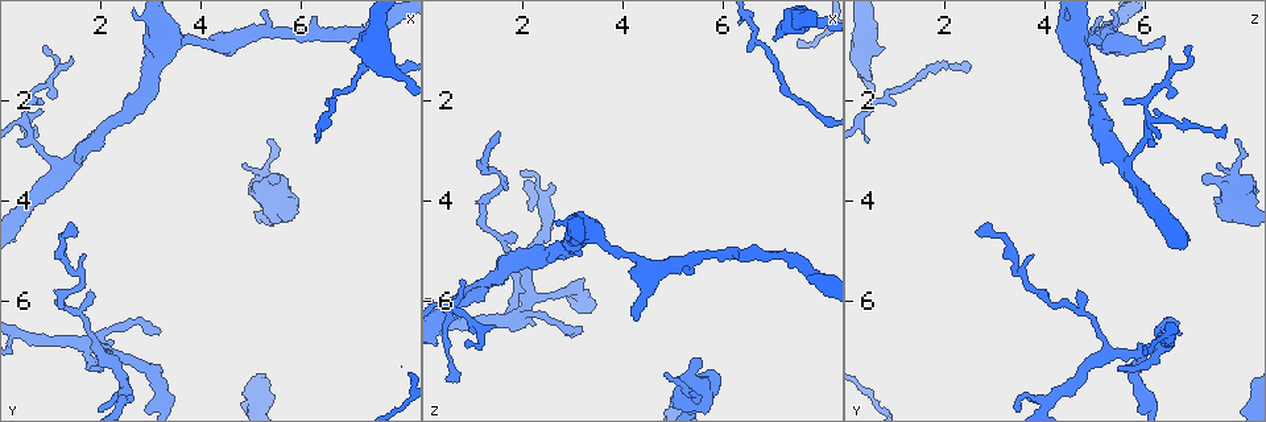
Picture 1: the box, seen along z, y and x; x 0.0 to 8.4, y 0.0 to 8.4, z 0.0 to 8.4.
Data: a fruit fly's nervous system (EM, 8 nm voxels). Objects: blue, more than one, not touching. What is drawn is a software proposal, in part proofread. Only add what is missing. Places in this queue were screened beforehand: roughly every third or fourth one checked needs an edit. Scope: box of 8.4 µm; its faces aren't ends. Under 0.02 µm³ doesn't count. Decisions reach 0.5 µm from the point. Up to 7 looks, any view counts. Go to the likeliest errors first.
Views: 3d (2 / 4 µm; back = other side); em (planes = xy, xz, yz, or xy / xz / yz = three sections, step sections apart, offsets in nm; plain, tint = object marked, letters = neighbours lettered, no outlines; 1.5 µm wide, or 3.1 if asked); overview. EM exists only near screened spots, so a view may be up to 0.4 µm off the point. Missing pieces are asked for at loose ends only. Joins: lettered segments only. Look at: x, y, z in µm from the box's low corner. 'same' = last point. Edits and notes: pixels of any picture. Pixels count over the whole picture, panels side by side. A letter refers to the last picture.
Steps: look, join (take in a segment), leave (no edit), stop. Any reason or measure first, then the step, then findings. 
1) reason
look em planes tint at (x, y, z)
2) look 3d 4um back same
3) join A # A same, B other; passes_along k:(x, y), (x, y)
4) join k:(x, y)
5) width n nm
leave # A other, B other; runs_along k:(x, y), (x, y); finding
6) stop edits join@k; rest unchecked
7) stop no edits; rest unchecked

branch stops here
look 3d 4um at (6.95, 0.95, 0.85)

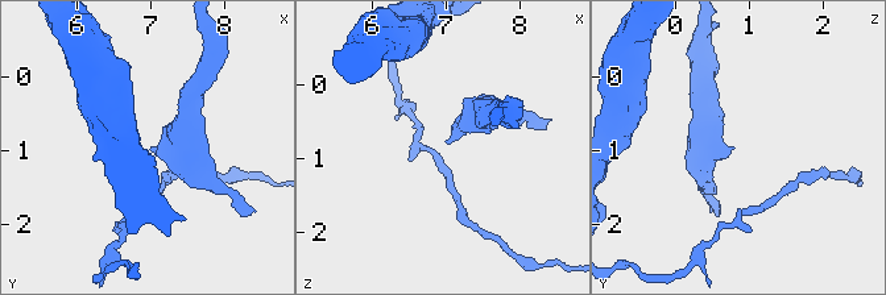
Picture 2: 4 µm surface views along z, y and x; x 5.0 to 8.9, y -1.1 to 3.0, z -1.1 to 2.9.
shape alone is not enough
look em planes letters at (7.00, 1.00, 0.75)

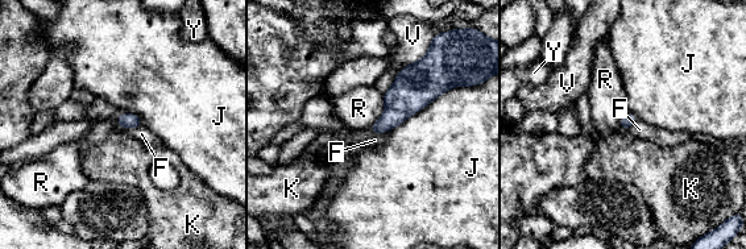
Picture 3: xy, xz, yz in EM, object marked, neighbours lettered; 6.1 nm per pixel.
leave # F other, J other, K other, R other, V other, Y other; border 3:(384, 94), (384, 113), (369, 128); none of them fits

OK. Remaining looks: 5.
an open end
look 3d 2um back at (4.25, 0.75, 6.45)

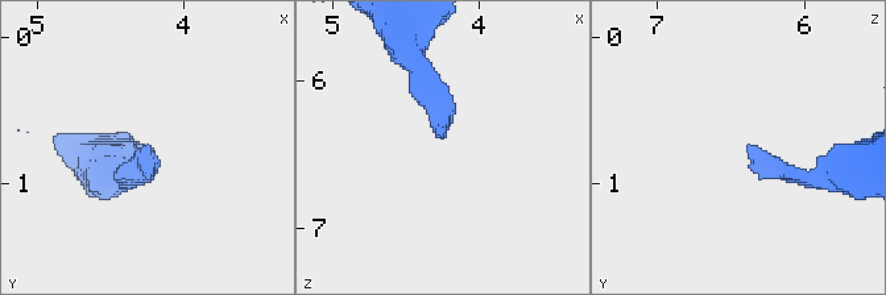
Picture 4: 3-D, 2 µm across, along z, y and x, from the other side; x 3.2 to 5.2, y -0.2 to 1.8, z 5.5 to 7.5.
now the EM
look em yz step 8 letters at (4.24, 0.74, 6.40)

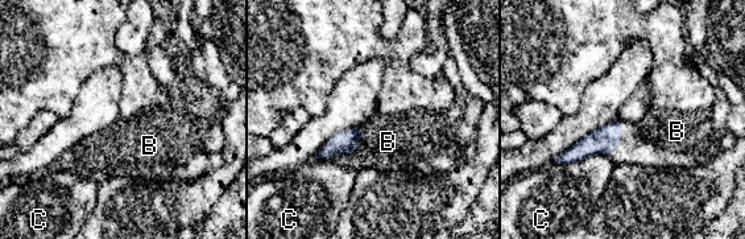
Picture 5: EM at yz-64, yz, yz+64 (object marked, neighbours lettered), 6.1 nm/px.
cut it another way
look em planes letters same

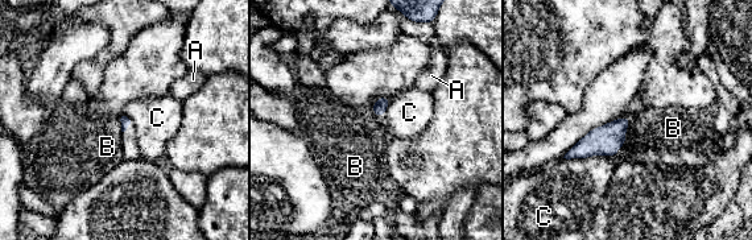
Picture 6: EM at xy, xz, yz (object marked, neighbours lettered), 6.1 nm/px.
leave # A other, B other, C other; border 6:(122, 116), (120, 131); none of them fits

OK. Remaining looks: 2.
thin end
look 3d 4um at (5.40, 2.80, 7.80)

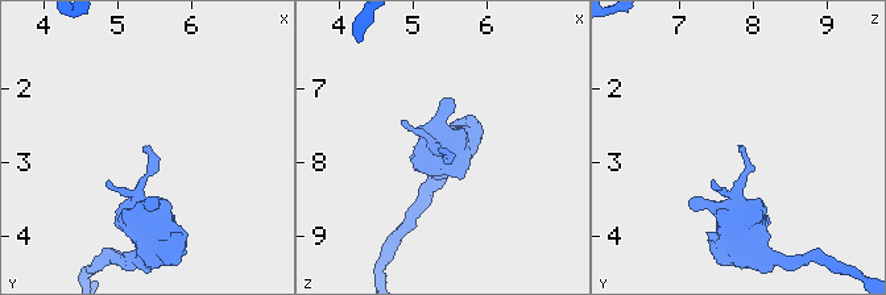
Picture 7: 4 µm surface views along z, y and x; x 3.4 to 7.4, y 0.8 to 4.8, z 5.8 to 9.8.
look em planes letters at (5.35, 2.80, 7.85)

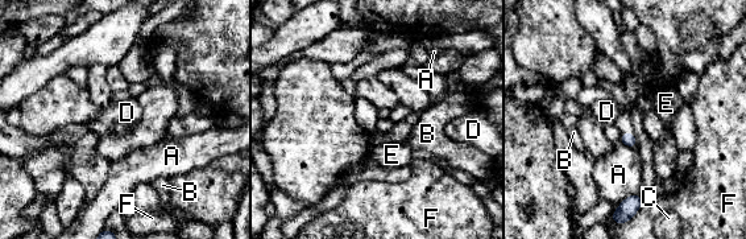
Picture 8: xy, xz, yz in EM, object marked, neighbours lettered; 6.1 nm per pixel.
longest_contact F 240 nm
leave # A other, B other, C other, D other, E other, F other; border 8:(637, 193), (629, 194), (620, 204); no lettered segment goes on from it

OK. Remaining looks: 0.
stop no edits; rest unchecked

